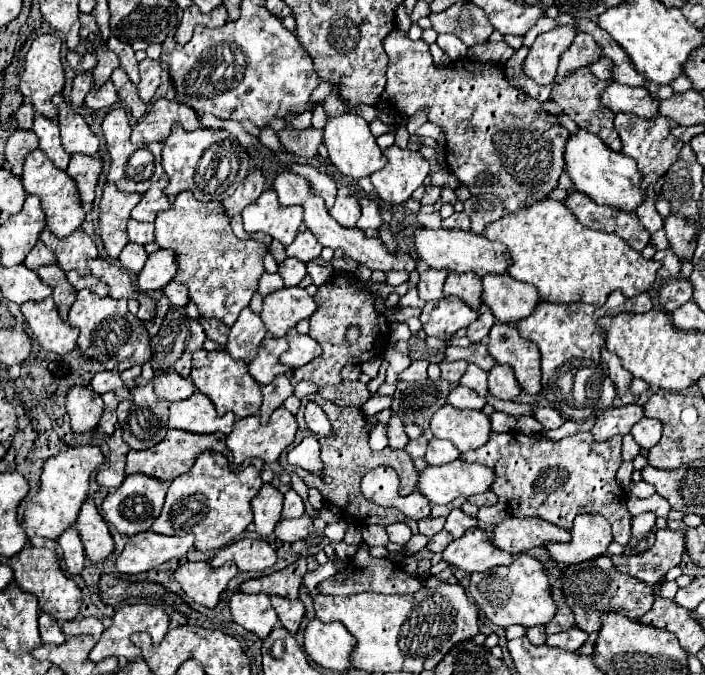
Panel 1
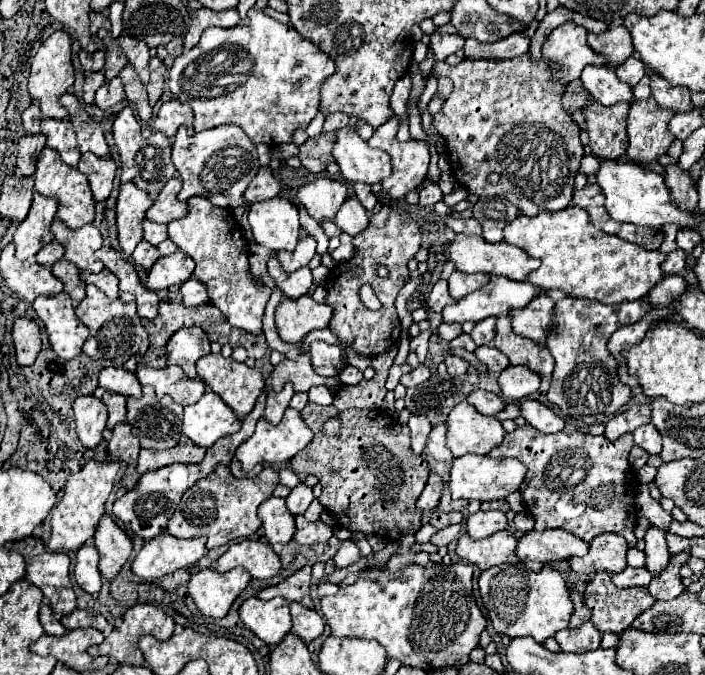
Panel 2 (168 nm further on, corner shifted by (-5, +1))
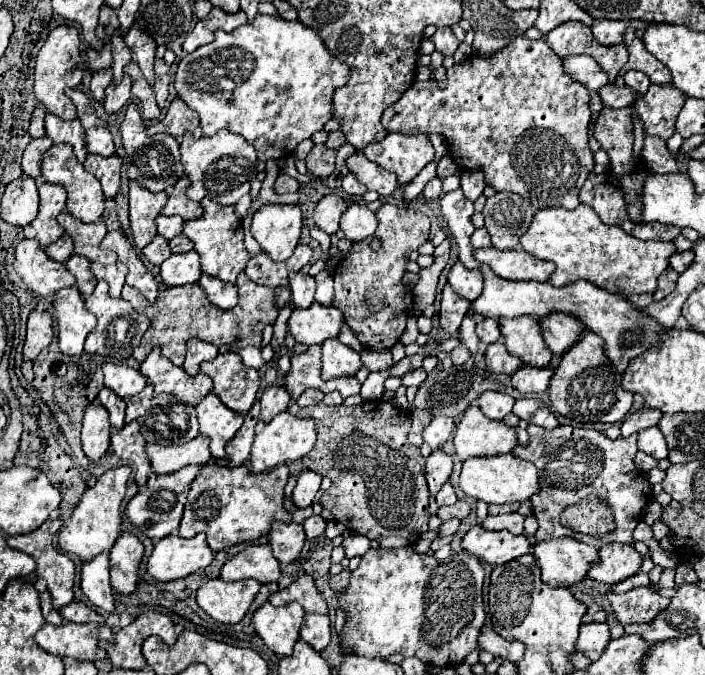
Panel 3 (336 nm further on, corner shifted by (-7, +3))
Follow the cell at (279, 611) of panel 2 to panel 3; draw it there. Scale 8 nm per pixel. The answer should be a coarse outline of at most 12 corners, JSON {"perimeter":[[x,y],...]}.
{"perimeter":[[264,603],[252,615],[256,633],[276,655],[290,655],[304,611]]}

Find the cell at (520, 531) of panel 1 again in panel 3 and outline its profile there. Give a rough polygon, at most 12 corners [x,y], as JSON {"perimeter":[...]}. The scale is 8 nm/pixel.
{"perimeter":[[572,537],[534,545],[548,585],[582,581],[598,549]]}

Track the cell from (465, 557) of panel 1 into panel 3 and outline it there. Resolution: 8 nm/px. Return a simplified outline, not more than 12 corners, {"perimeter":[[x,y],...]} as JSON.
{"perimeter":[[474,525],[462,549],[488,565],[532,551],[526,535]]}

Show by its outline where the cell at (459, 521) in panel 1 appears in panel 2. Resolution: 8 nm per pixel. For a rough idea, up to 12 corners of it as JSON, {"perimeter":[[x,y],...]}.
{"perimeter":[[478,511],[466,521],[472,539],[488,537],[506,527],[502,511]]}

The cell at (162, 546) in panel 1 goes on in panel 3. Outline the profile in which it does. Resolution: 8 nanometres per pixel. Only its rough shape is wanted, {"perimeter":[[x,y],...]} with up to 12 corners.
{"perimeter":[[204,533],[168,535],[154,545],[146,571],[172,581],[208,567]]}

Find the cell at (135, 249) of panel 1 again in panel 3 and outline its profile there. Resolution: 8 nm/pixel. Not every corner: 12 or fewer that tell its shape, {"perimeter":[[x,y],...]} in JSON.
{"perimeter":[[156,235],[144,249],[152,265],[162,265],[172,253],[168,241]]}

